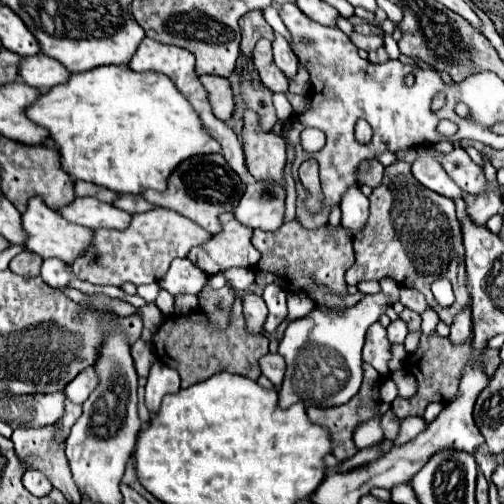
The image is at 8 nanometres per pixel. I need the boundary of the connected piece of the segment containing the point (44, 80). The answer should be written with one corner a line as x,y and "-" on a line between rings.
39,53
31,57
23,57
19,61
19,79
35,89
49,91
51,87
65,83
71,77
71,73
55,59

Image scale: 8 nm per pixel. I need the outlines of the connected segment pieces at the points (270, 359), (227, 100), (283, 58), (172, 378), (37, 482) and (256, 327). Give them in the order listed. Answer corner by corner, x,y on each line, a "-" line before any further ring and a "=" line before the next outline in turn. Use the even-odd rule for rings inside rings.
267,353
259,359
261,375
265,375
275,387
281,387
283,373
285,373
285,359
279,353
=
201,75
199,81
201,81
201,85
205,87
205,91
209,95
213,115
221,121
227,121
231,117
233,105
235,105
229,81
223,79
223,77
215,77
215,75
=
275,33
275,39
273,39
273,57
275,57
275,63
277,67
281,67
281,71
287,75
287,77
293,77
297,73
297,57
295,53
291,51
287,39
279,33
=
155,361
149,371
147,385
145,385
145,405
147,405
149,413
155,413
159,409
159,403
165,395
177,393
177,391
179,391
177,371
167,367
161,361
=
33,469
25,471
25,475
23,475
23,485
25,485
25,489
31,491
35,497
45,497
45,495
49,495
51,489
53,489
53,485
51,485
39,471
33,471
=
245,293
243,313
245,313
245,319
247,319
247,327
251,327
251,331
255,331
255,333
261,333
265,317
267,317
265,301
255,293

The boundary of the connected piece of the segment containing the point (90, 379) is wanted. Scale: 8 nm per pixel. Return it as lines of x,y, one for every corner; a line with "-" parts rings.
87,367
85,371
81,371
65,389
65,395
73,401
73,403
85,403
87,397
91,395
91,391
99,385
99,377
95,367

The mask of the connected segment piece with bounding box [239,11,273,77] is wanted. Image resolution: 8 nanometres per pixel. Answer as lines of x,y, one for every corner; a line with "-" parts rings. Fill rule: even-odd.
251,11
245,17
241,17
239,19
239,29
241,29
241,53
249,59
249,71
251,71
251,77
253,77
251,51
253,51
255,43
261,37
273,39
273,29
267,25
267,21
261,15
261,11

